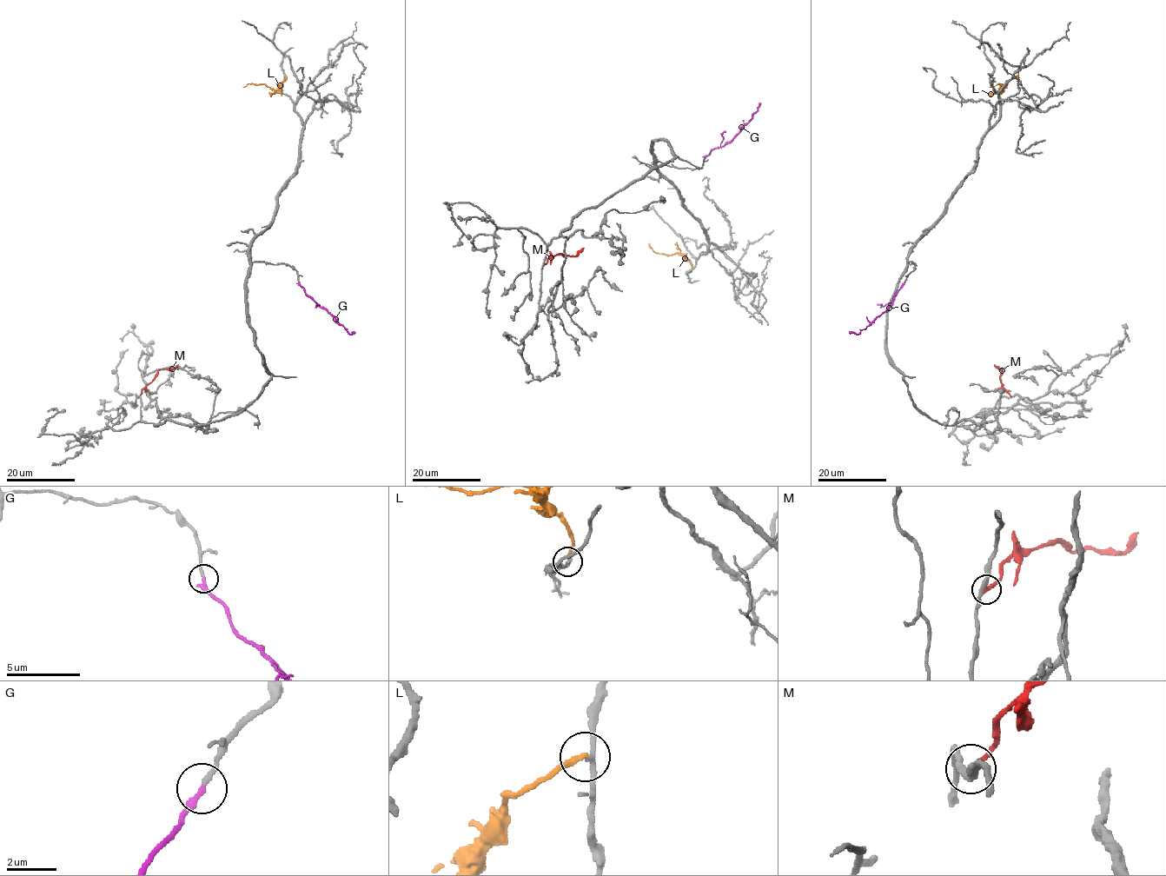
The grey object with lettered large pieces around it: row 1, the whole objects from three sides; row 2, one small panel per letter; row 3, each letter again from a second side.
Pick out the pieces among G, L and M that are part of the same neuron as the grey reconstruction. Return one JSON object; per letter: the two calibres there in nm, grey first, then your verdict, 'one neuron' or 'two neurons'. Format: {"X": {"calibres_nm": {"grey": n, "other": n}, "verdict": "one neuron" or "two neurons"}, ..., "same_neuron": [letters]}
{"G": {"calibres_nm": {"grey": 180, "other": 300}, "verdict": "one neuron"}, "L": {"calibres_nm": {"grey": 190, "other": 240}, "verdict": "two neurons"}, "M": {"calibres_nm": {"grey": 280, "other": 240}, "verdict": "two neurons"}, "same_neuron": ["G"]}

